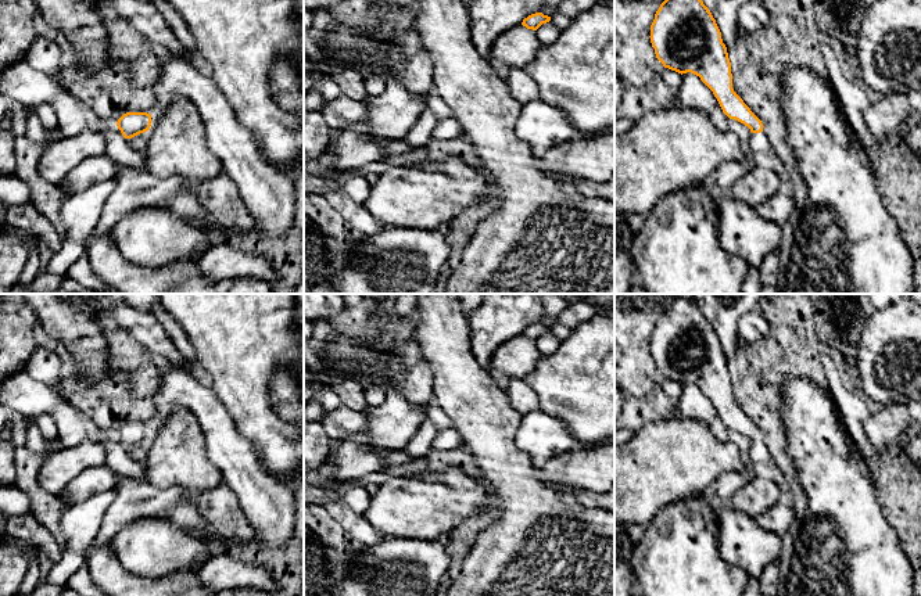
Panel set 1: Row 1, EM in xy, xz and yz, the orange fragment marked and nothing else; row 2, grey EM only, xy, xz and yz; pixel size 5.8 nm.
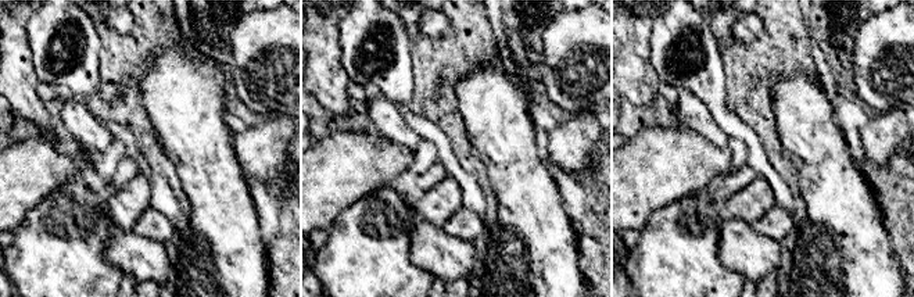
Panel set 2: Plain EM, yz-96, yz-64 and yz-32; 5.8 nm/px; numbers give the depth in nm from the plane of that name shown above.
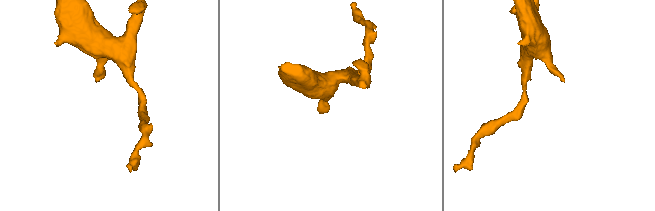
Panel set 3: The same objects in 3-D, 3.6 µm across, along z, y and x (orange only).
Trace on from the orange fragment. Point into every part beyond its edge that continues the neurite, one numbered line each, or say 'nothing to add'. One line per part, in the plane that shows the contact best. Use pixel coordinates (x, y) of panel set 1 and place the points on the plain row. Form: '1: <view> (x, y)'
1: xy (139, 453)

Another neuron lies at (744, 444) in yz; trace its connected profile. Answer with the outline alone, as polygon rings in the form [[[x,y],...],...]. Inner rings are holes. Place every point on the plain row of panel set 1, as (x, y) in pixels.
[[[728,430],[728,439],[738,446],[742,460],[749,460],[750,439],[735,430]]]

